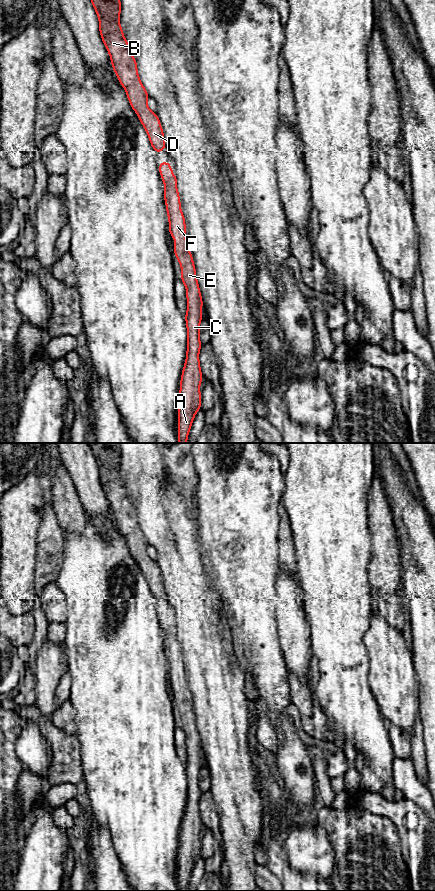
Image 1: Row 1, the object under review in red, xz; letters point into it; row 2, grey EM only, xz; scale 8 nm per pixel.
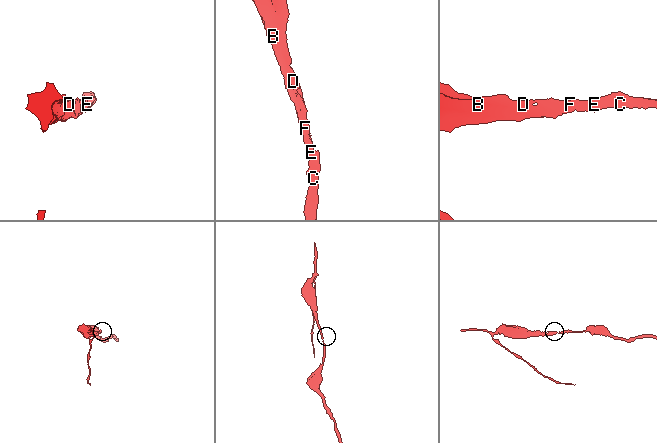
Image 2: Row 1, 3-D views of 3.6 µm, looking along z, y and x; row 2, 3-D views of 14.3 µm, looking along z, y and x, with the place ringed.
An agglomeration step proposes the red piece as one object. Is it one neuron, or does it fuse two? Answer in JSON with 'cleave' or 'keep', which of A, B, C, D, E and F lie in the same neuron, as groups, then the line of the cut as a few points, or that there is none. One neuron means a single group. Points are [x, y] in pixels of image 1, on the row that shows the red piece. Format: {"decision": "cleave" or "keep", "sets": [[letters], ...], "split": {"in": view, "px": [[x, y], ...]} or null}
{"decision": "keep", "sets": [["A", "B", "C", "D", "E", "F"]], "split": null}

